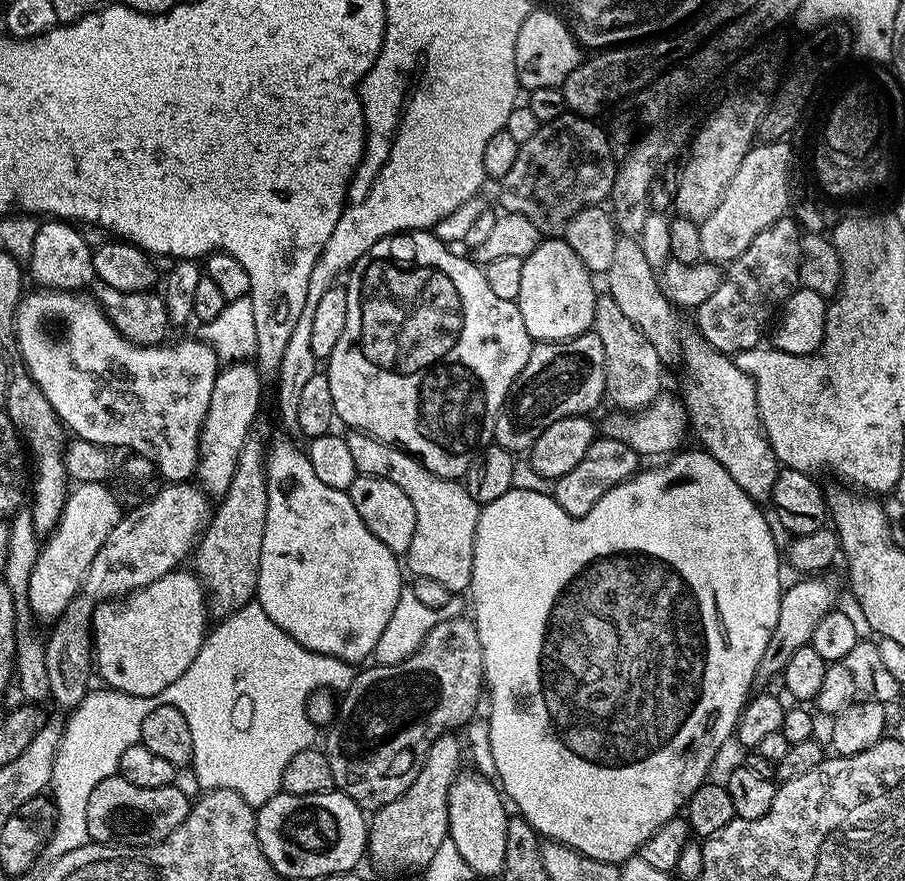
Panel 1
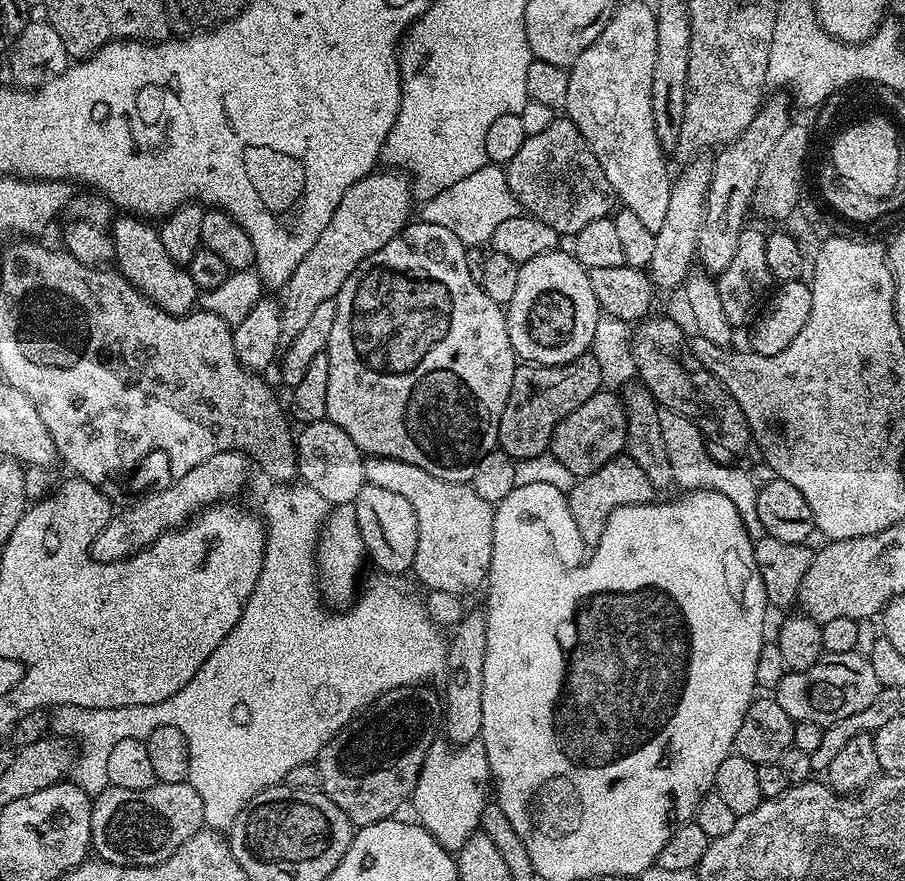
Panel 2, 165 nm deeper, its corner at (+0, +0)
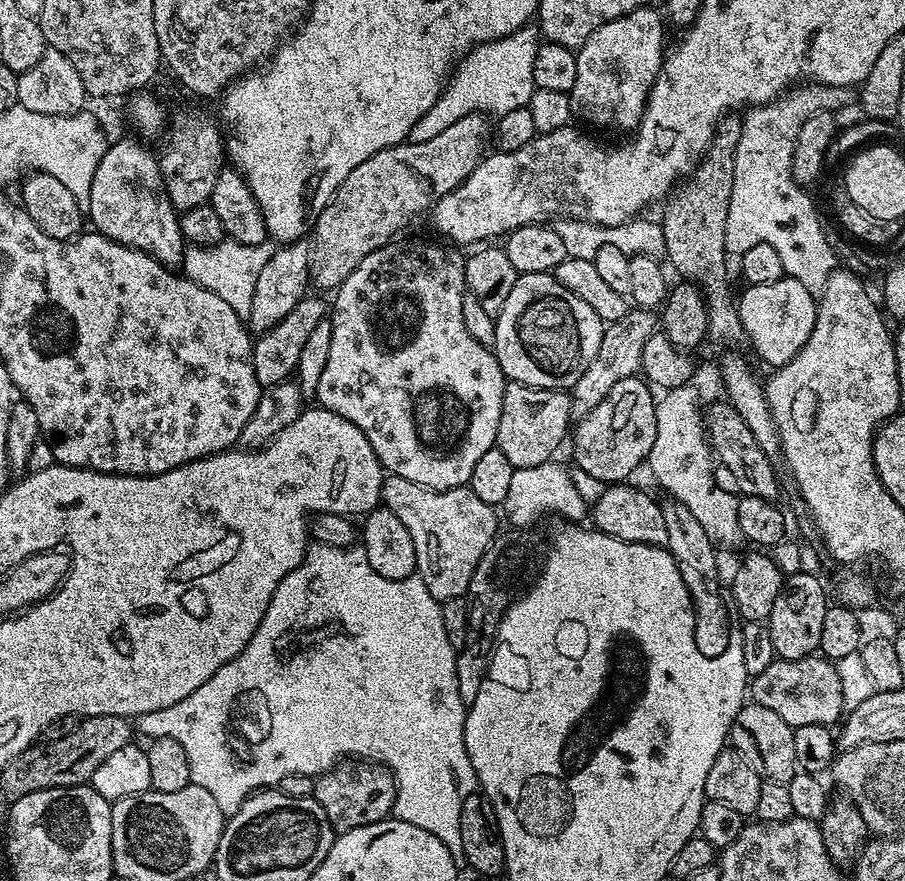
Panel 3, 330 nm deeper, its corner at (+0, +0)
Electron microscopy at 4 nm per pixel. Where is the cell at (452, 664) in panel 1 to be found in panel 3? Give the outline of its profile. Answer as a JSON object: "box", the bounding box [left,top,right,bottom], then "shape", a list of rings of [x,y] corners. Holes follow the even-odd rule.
{"box":[315,759,396,833],"shape":[[[361,759],[341,762],[330,771],[315,777],[315,781],[315,798],[322,810],[326,810],[326,818],[333,833],[358,830],[358,826],[370,826],[393,815],[396,806],[396,780],[385,764]]]}

